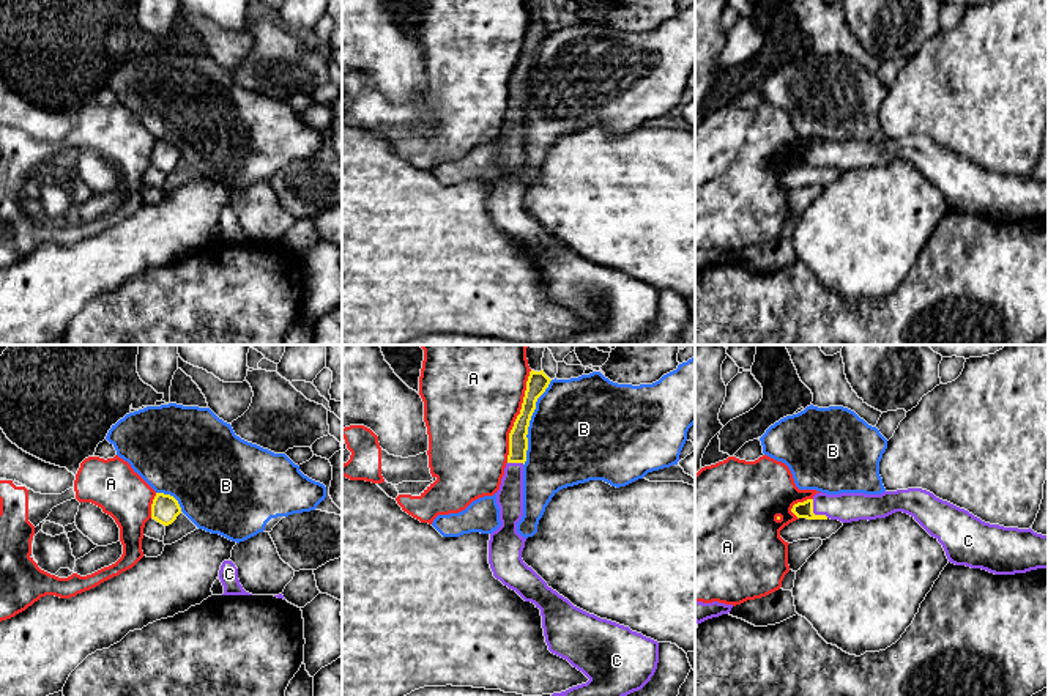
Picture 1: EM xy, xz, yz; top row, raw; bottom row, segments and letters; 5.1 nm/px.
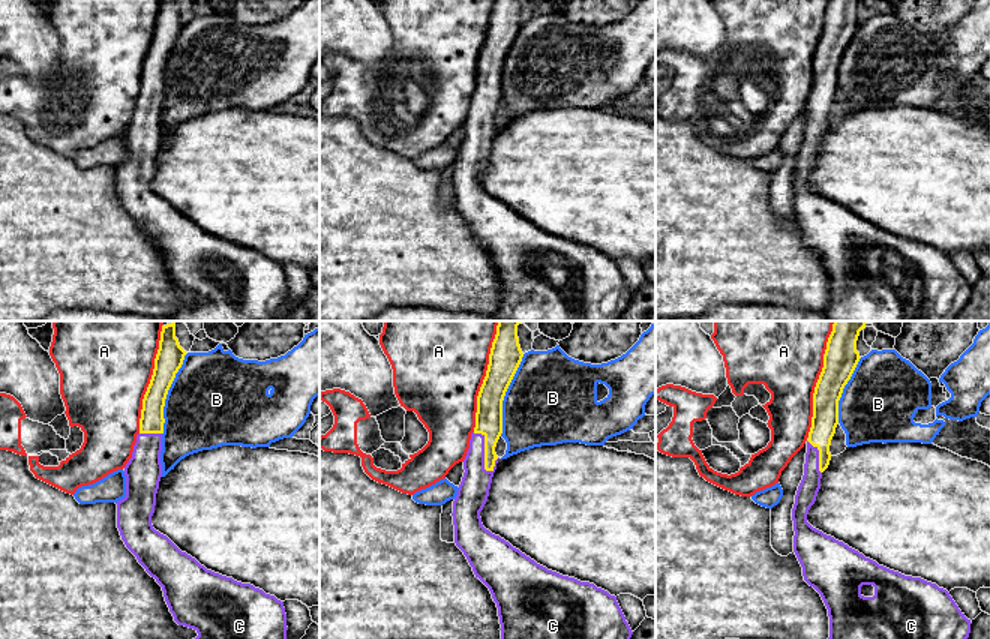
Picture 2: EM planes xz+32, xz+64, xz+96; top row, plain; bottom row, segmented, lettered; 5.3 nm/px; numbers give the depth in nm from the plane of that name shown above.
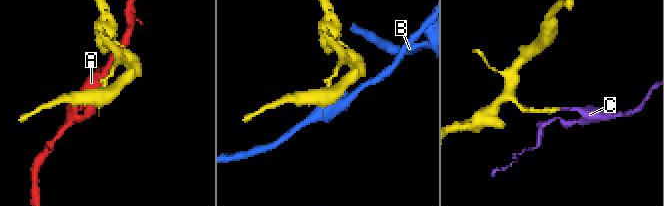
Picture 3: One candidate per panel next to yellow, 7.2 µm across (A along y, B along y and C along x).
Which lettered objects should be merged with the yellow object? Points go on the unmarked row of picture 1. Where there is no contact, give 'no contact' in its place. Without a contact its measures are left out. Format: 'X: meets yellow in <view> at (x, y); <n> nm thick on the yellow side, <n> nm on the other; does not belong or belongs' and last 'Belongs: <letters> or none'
A: meets yellow in xz at (517, 63); 110 nm thick on the yellow side, 480 nm on the other; does not belong
B: meets yellow in xz at (528, 70); 110 nm thick on the yellow side, 480 nm on the other; does not belong
C: meets yellow in yz at (813, 161); 80 nm thick on the yellow side, 150 nm on the other; belongs
Belongs: C

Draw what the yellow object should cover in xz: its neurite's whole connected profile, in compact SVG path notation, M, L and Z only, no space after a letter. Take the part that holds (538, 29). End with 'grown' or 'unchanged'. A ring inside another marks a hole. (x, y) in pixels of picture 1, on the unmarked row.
M544 17L530 19L520 61L509 80L507 110L496 140L501 173L490 181L489 211L496 227L541 257L548 298L589 326L552 343L624 345L654 323L659 290L574 254L522 206L526 186L517 180L517 170L523 164L526 82L536 49L550 28Z; grown

